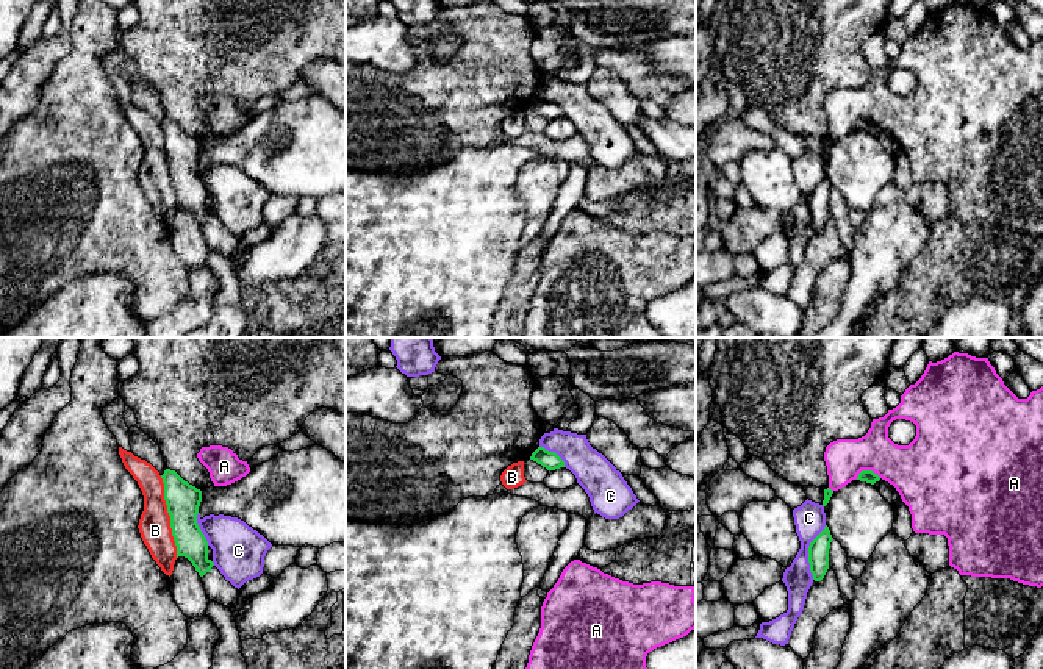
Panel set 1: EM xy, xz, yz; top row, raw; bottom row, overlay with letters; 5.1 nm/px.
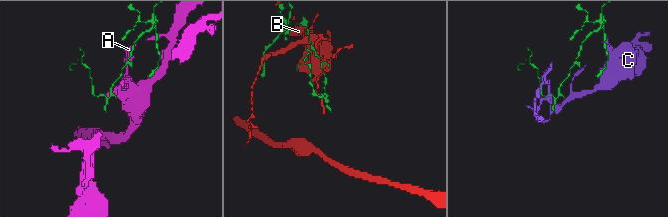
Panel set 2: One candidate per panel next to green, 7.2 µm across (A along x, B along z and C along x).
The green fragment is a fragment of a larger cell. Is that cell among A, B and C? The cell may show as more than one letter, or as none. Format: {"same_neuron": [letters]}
{"same_neuron": []}

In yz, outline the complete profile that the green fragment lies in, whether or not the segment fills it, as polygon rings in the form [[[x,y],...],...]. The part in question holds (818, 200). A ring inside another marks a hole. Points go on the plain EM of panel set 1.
[[[826,175],[808,195],[810,222],[815,231],[821,231],[829,219],[829,199],[832,189],[830,180]]]

